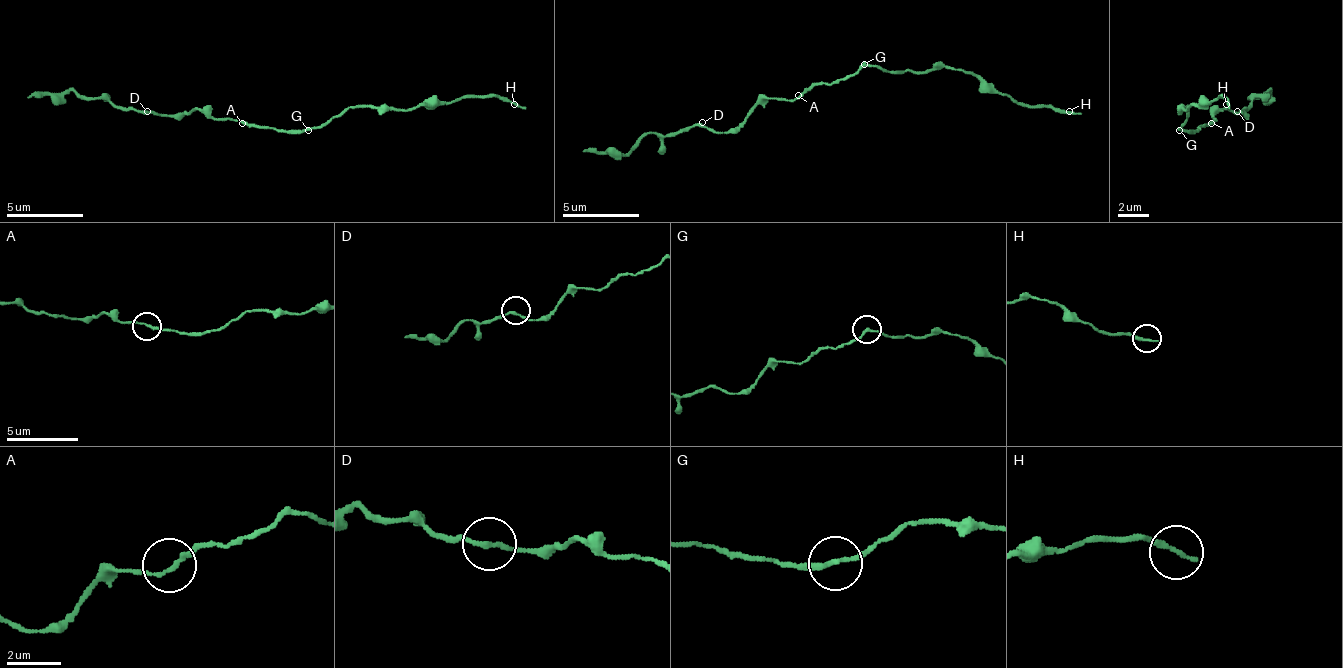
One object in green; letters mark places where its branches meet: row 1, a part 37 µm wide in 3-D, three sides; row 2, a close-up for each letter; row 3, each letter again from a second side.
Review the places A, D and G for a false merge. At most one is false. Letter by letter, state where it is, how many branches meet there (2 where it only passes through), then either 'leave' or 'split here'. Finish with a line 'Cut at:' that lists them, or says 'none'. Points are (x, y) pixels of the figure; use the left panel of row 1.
A: at (242, 123); 2 branches meet; leave
D: at (147, 111); 2 branches meet; leave
G: at (308, 130); 2 branches meet; leave
Cut at: none

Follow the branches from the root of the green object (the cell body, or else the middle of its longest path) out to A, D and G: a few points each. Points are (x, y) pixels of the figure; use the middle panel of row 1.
A: (828, 84), (813, 84), (798, 95)
D: (828, 84), (813, 84), (794, 99), (763, 99), (725, 133), (713, 133), (702, 122)
G: (828, 84), (847, 80), (863, 65)

